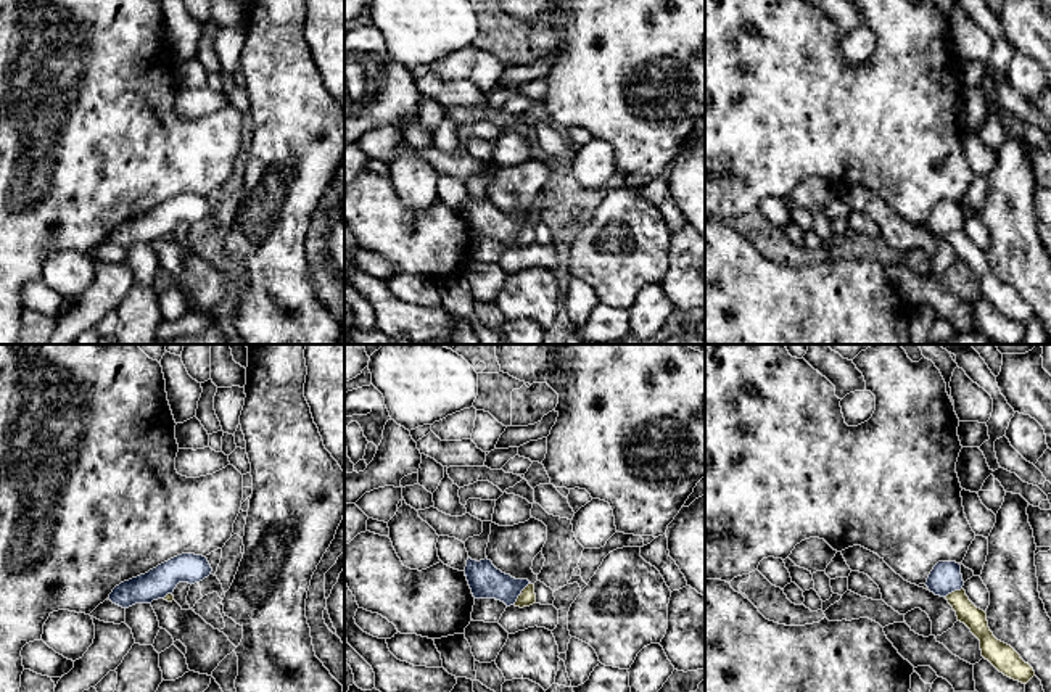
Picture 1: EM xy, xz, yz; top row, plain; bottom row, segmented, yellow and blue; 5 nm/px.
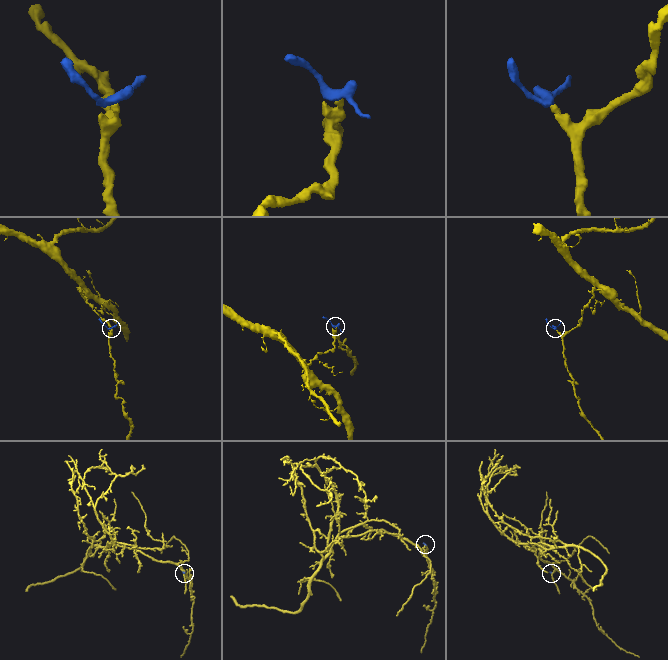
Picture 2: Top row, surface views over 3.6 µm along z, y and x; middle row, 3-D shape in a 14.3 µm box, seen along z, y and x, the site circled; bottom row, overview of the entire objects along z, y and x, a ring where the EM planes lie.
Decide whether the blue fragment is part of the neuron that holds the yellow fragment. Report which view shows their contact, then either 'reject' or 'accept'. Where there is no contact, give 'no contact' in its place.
contact in xz; reject

